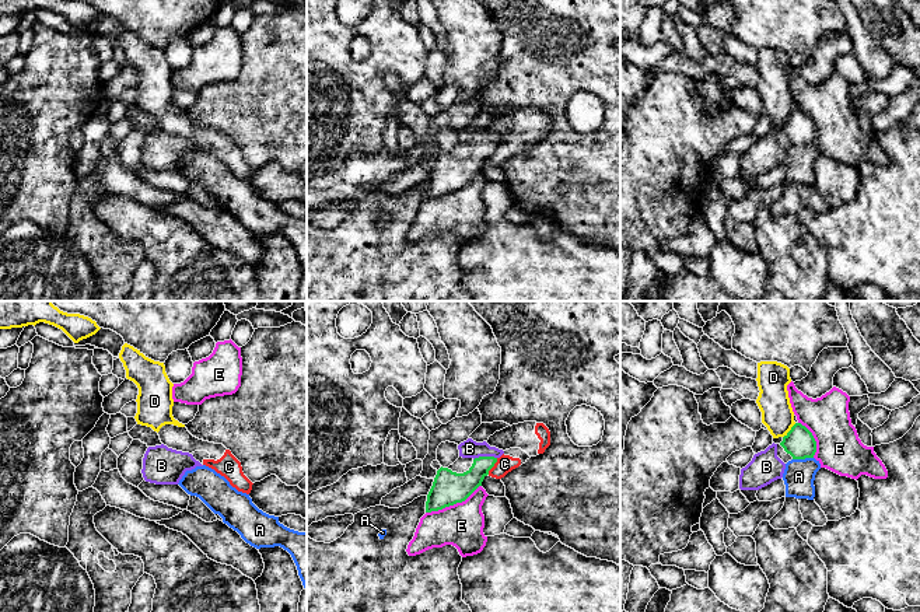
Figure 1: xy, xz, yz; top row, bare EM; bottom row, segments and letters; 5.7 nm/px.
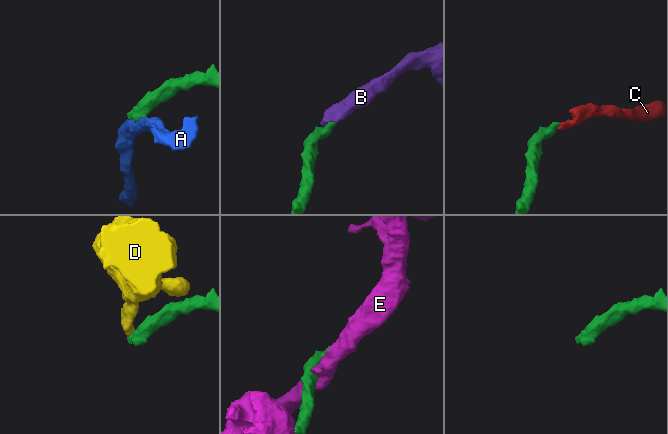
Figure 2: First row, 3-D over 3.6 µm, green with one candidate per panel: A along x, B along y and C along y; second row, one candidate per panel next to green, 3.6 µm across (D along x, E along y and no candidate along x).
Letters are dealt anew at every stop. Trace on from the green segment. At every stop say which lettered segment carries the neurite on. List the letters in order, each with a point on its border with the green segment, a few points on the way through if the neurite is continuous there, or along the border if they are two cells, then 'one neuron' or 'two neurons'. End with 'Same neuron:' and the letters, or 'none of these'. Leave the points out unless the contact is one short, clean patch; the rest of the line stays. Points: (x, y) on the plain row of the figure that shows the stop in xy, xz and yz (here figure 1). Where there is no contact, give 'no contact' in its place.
A: meets green in yz at (803, 144); border along yz (812, 143), (793, 146); two neurons
B: meets green in xz at (485, 143); runs through xz (454, 174), (485, 143), (479, 137), (469, 135); one neuron
C: meets green in xz at (493, 151); border along xz (497, 144), (488, 160); two neurons
D: meets green in yz at (790, 116); border along yz (796, 109), (783, 123); two neurons
E: meets green in xz at (452, 191); two neurons
Same neuron: B

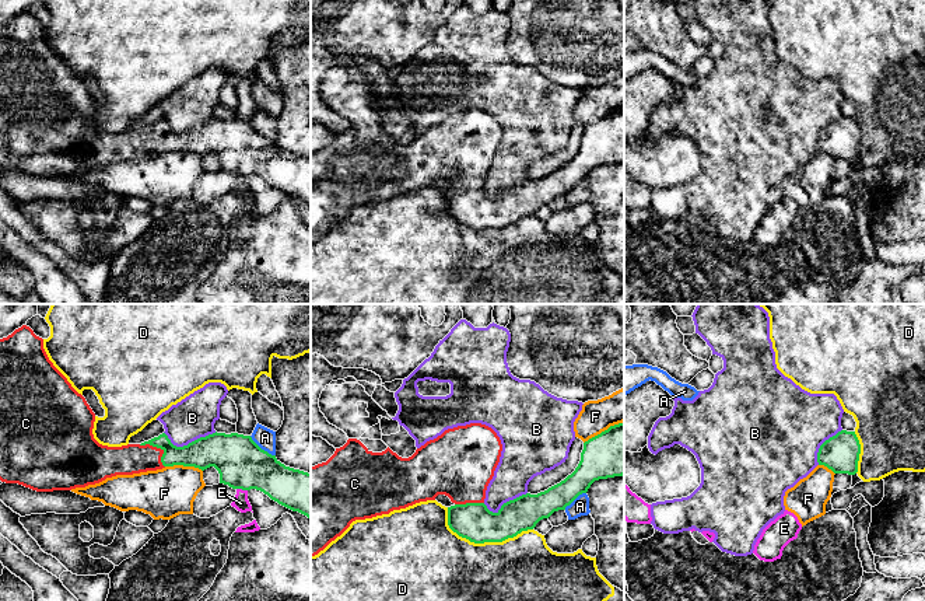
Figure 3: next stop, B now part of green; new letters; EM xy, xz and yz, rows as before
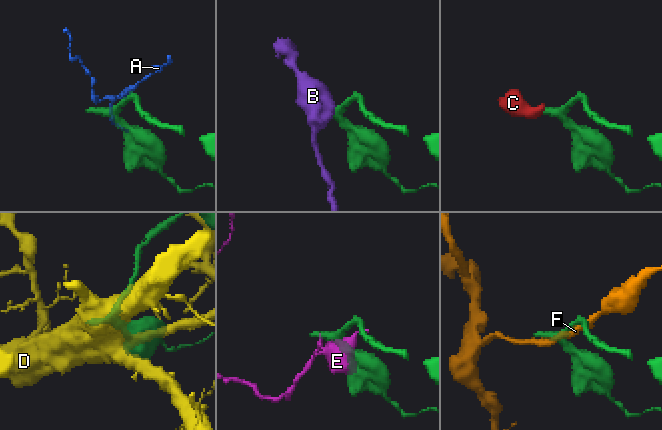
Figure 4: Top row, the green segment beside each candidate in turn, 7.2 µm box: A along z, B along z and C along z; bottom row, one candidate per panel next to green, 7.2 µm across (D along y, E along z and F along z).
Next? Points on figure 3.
A: meets green in xy at (260, 135); two neurons
B: meets green in xy at (189, 129); border along xy (216, 118), (182, 132), (175, 132), (164, 119); two neurons
C: meets green in xy at (158, 133); runs through xy (200, 139), (165, 140), (158, 133), (150, 142), (133, 144); one neuron
D: meets green in xz at (482, 229); two neurons
E: meets green in xy at (242, 175); two neurons
F: meets green in xy at (184, 152); two neurons
Same neuron: C

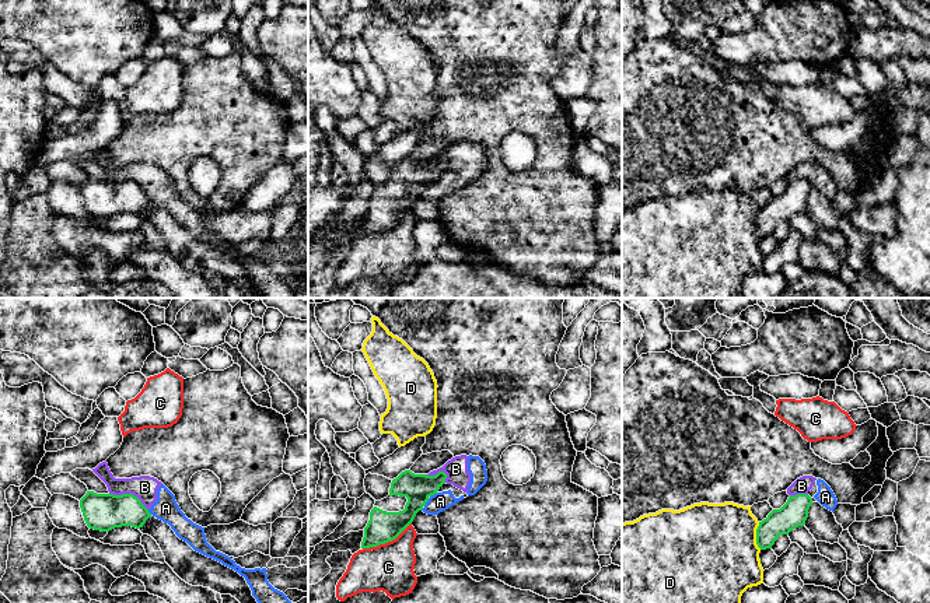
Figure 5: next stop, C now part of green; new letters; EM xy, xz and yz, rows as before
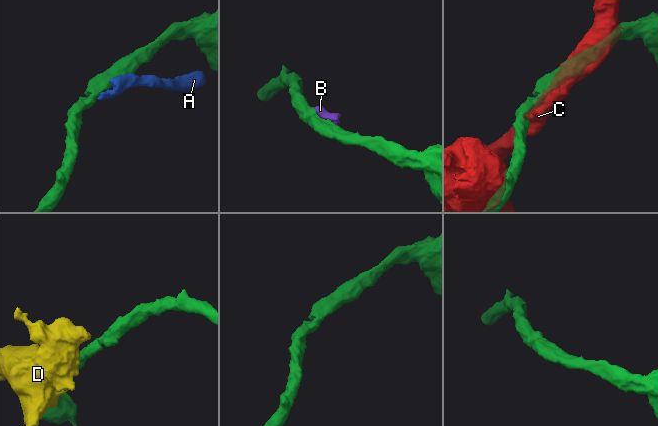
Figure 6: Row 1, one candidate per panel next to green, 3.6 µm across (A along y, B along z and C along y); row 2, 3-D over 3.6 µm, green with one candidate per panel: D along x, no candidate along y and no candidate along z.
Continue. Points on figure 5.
A: meets green in xz at (427, 185); two neurons
B: meets green in xy at (129, 181); border along xy (109, 179), (133, 181), (147, 196); two neurons
C: meets green in xz at (387, 228); two neurons
D: meets green in yz at (757, 223); two neurons
Same neuron: none of these

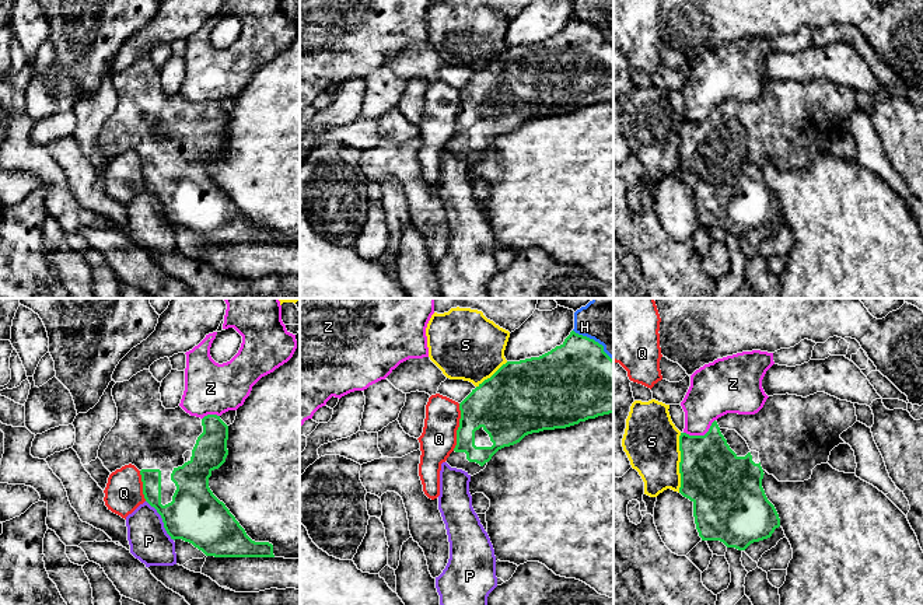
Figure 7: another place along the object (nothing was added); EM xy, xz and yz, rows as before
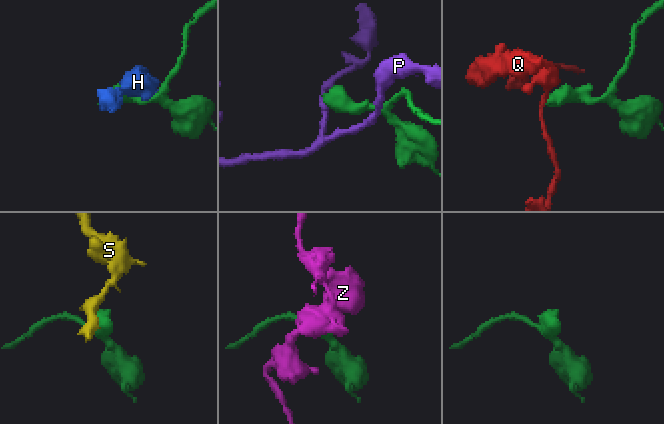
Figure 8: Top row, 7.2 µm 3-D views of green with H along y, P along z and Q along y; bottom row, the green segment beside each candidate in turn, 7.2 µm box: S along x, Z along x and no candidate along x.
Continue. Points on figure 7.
H: meets green in xz at (594, 27); two neurons
P: meets green in xy at (163, 206); border along xy (146, 186), (160, 202), (164, 216), (174, 226); two neurons
Q: meets green in xz at (458, 114); border along xz (460, 90), (460, 112), (457, 116), (457, 130), (453, 136); two neurons
S: meets green in yz at (679, 149); two neurons
Z: meets green in yz at (701, 122); two neurons
Same neuron: none of these

